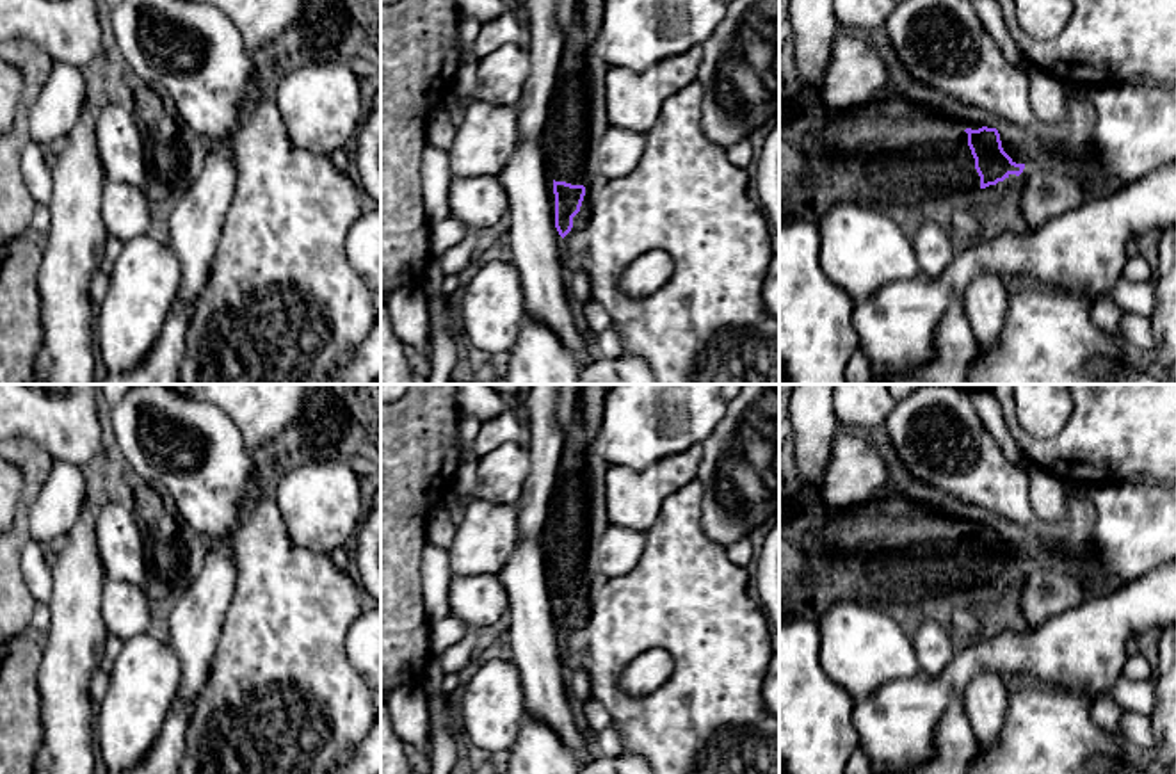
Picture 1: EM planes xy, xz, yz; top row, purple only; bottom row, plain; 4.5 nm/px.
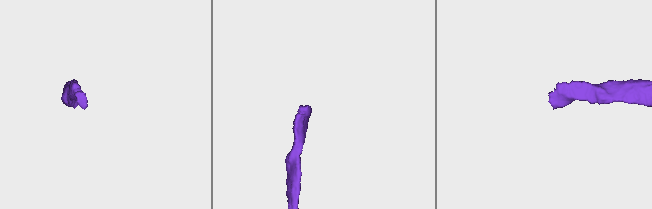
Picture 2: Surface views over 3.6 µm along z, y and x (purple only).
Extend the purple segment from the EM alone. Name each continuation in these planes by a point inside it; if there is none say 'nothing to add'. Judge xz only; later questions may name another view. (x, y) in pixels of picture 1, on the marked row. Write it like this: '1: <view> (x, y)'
1: xz (570, 166)

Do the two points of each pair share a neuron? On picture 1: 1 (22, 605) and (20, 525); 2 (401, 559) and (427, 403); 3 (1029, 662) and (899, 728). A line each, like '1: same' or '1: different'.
1: same
2: same
3: same

